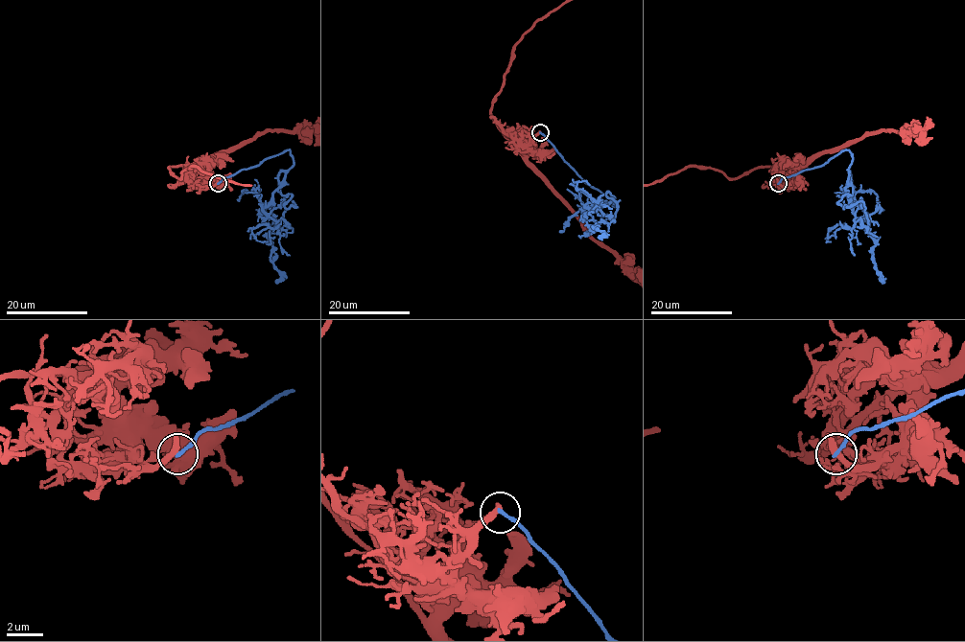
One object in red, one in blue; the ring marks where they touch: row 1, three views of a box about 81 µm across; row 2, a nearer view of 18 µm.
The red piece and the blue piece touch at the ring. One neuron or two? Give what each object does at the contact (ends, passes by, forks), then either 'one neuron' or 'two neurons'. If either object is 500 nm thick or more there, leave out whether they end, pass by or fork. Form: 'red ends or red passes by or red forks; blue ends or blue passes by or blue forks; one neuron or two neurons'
red ends; blue ends; two neurons

